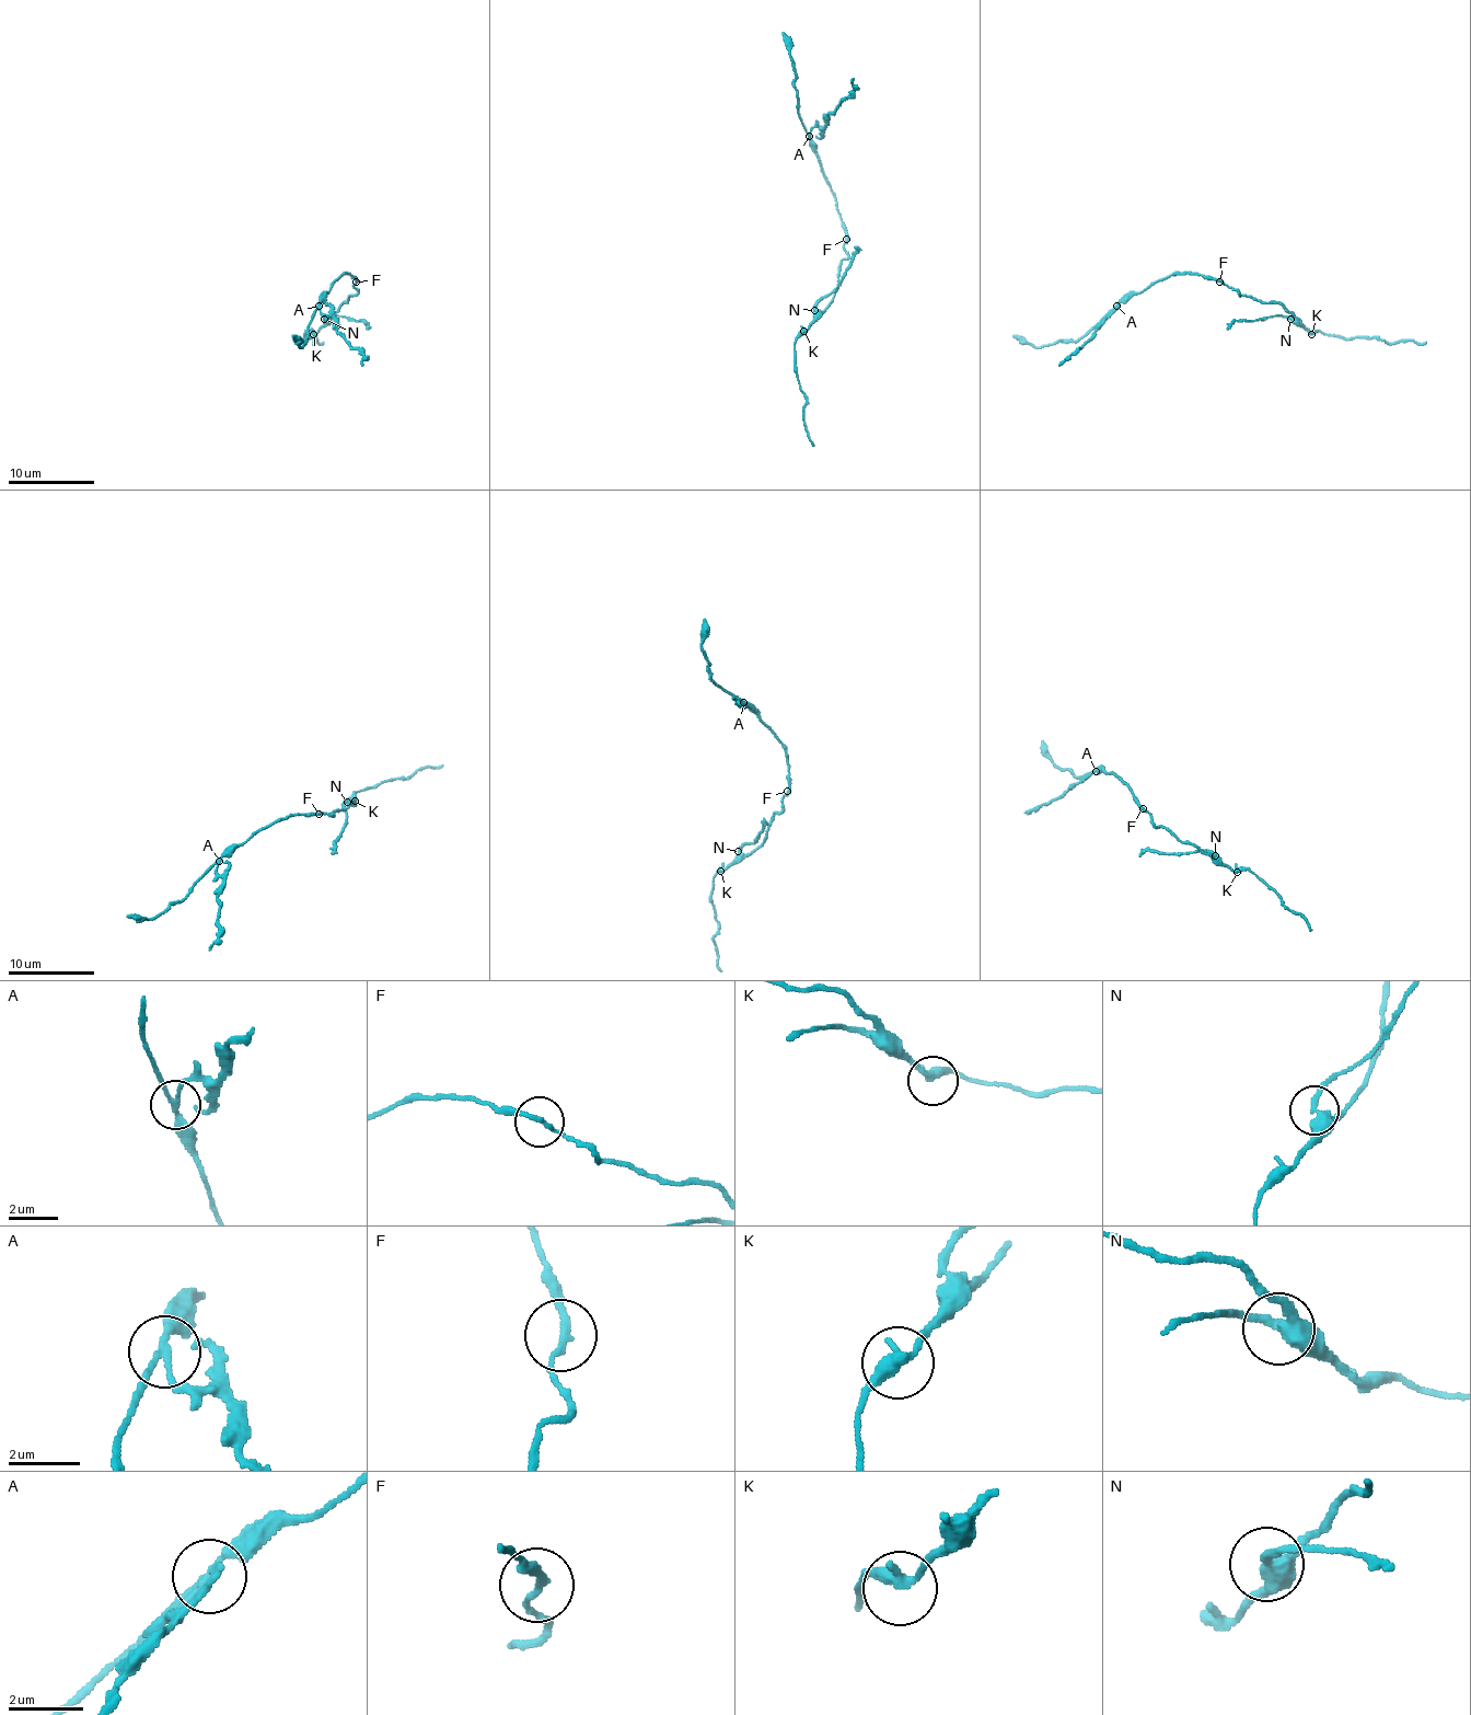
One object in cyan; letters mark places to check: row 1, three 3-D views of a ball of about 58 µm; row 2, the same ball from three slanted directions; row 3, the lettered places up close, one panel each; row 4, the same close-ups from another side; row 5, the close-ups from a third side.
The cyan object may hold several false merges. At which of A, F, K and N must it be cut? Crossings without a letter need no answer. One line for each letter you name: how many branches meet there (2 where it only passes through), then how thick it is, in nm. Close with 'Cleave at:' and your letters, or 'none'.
A: branches 3; calibre 140 nm
N: branches 3; calibre 360 nm
Cleave at: A, N

